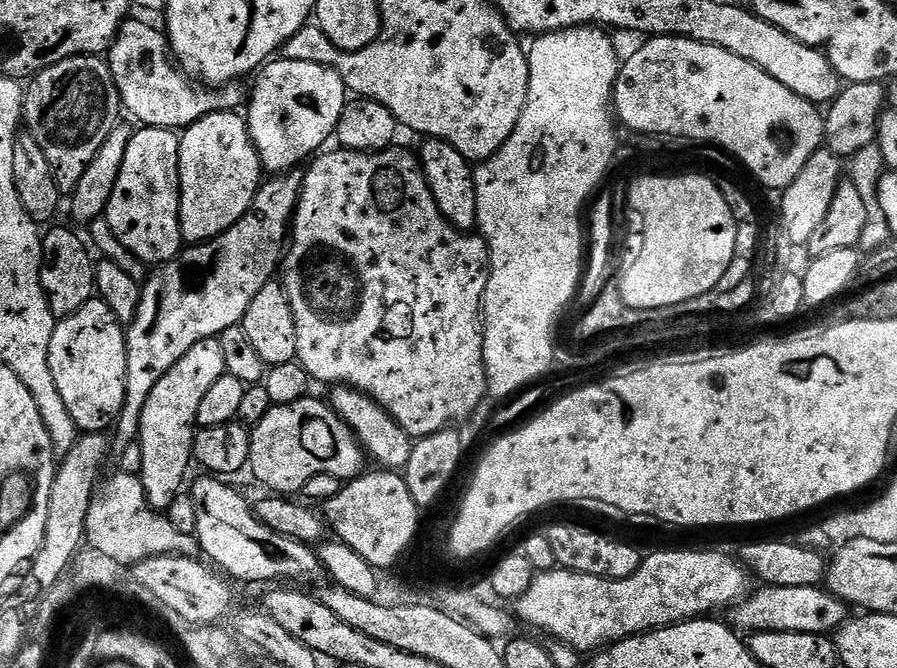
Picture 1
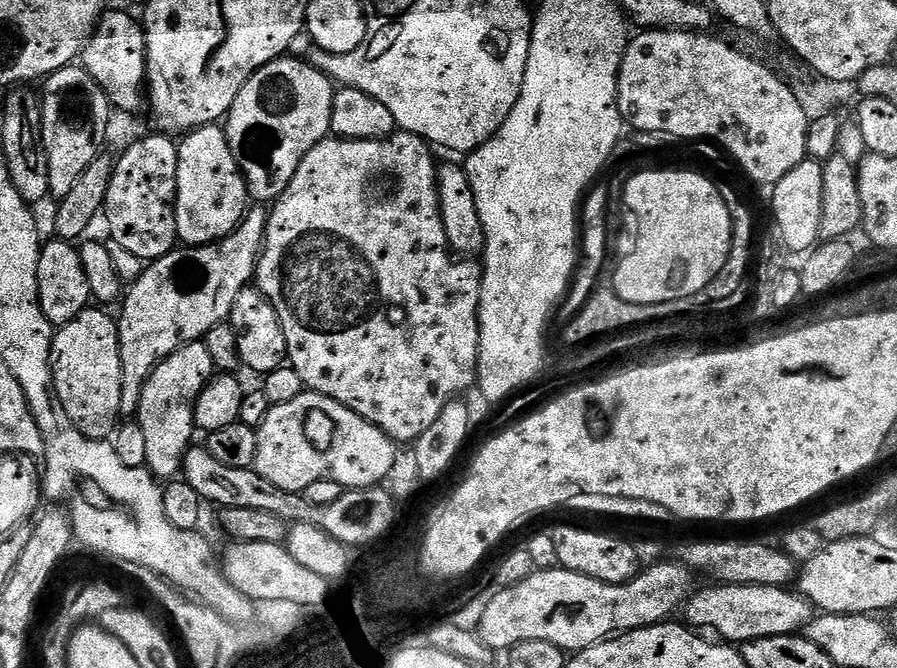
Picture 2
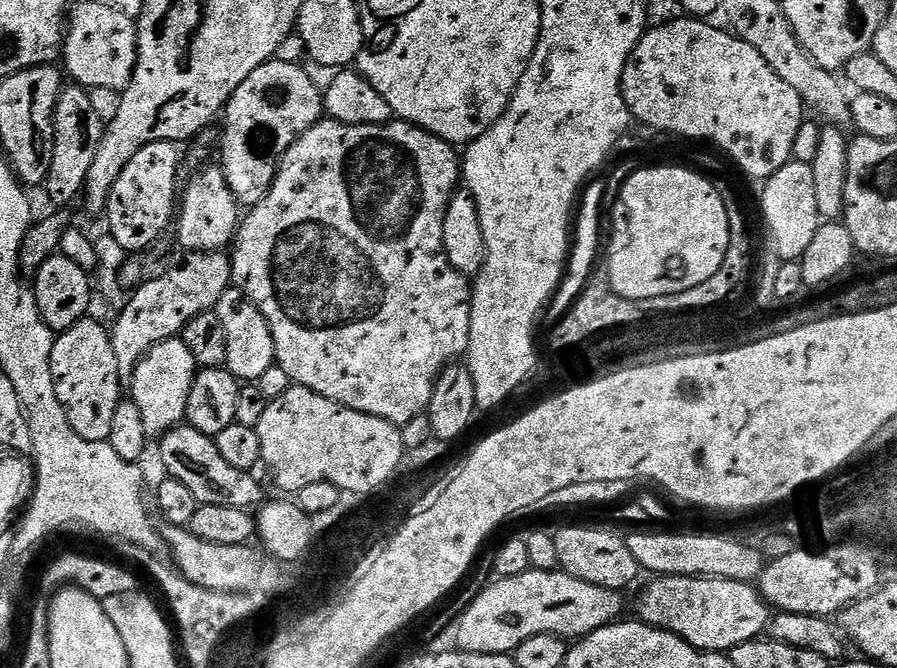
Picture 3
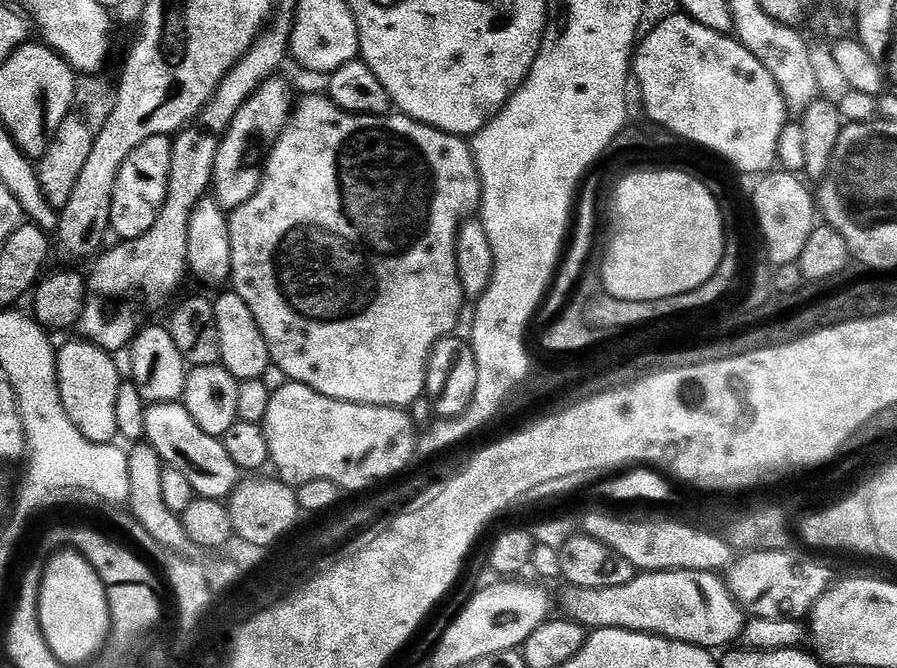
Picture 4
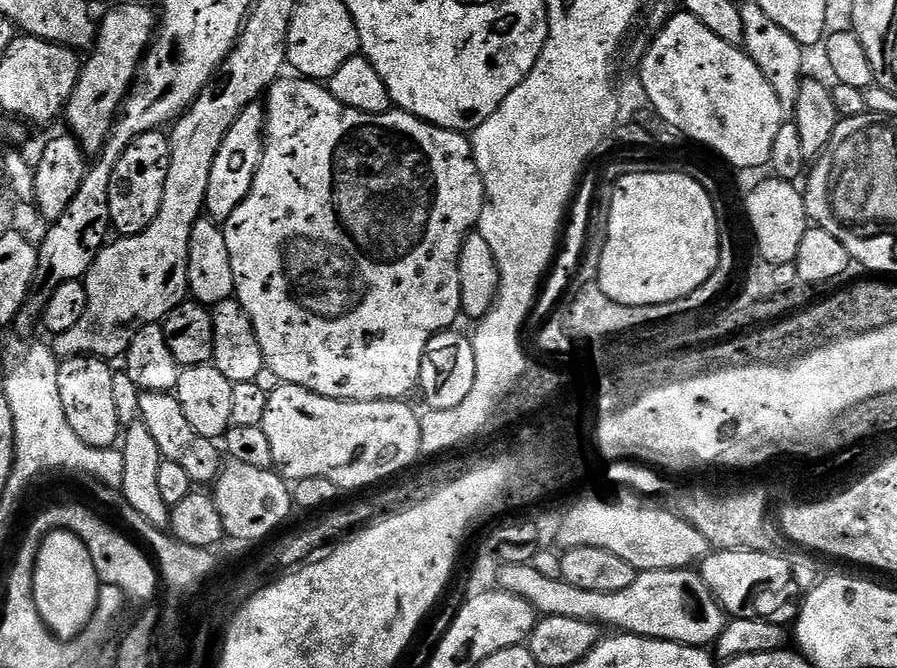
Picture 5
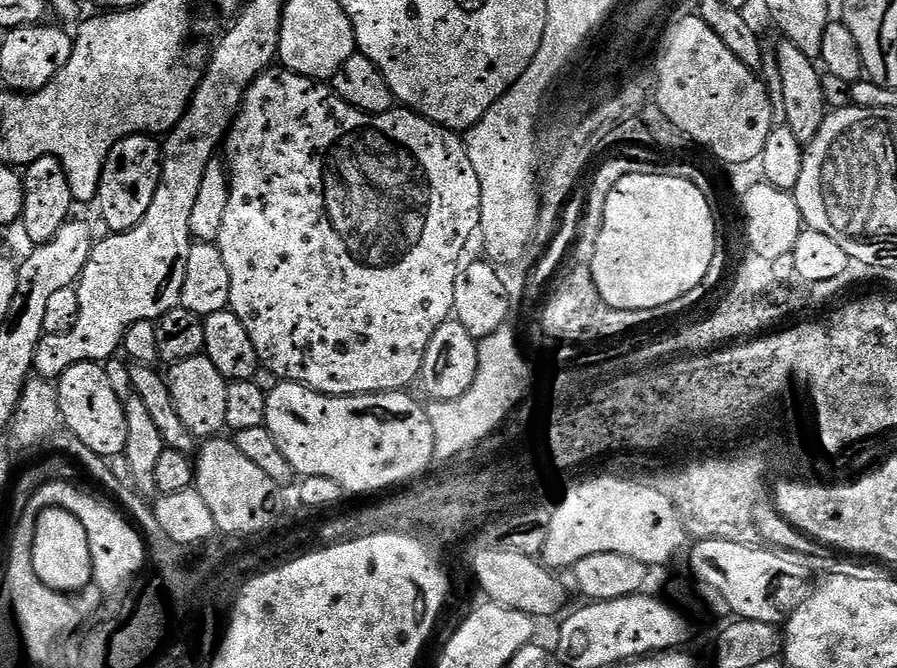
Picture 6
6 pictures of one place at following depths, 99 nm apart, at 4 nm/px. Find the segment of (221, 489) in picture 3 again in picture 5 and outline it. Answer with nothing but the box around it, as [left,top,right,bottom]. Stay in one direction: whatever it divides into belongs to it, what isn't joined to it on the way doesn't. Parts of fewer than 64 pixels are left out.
[138,391,222,485]

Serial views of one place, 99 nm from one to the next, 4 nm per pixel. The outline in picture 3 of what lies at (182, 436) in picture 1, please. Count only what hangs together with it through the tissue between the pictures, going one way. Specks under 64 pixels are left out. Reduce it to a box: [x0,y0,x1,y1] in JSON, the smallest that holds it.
[130,338,198,438]

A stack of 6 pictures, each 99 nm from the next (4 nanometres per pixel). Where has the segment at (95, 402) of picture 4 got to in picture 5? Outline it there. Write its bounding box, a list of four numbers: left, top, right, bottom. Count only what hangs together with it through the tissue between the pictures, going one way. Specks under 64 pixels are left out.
[58,356,122,448]

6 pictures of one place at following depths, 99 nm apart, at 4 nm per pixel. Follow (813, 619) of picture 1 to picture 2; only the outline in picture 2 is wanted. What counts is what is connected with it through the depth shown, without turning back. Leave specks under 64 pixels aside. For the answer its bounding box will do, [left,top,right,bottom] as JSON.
[686,584,814,646]

